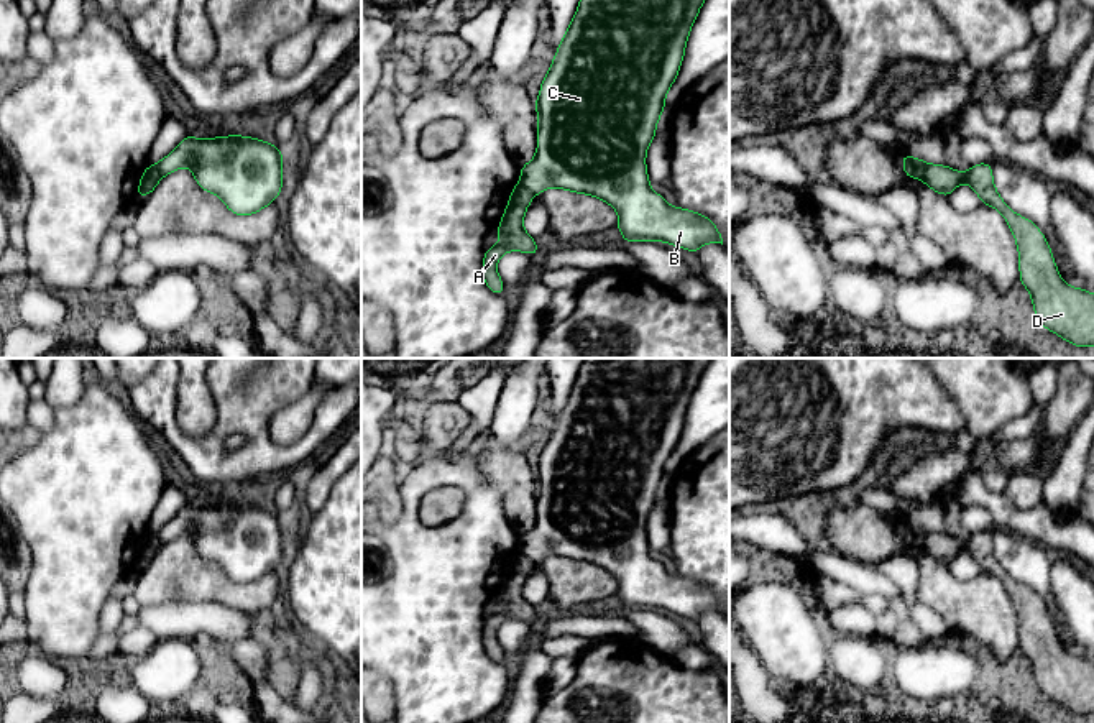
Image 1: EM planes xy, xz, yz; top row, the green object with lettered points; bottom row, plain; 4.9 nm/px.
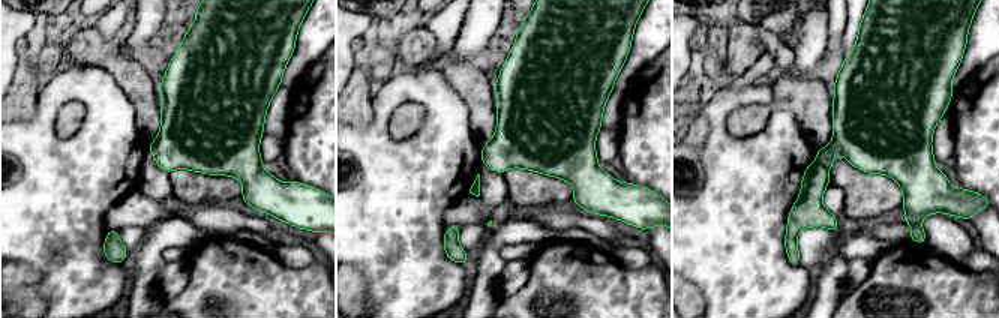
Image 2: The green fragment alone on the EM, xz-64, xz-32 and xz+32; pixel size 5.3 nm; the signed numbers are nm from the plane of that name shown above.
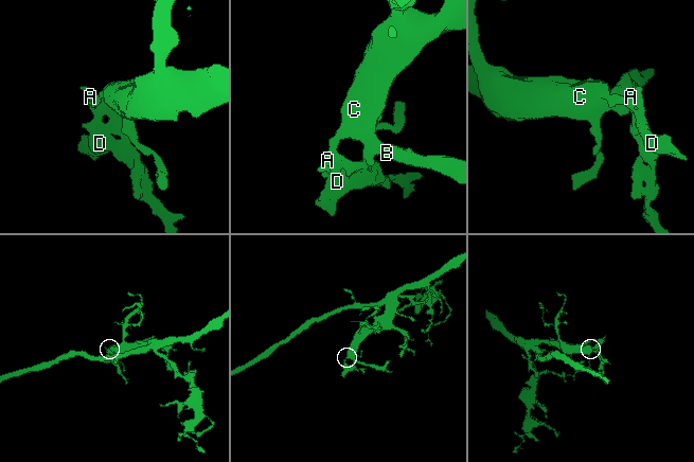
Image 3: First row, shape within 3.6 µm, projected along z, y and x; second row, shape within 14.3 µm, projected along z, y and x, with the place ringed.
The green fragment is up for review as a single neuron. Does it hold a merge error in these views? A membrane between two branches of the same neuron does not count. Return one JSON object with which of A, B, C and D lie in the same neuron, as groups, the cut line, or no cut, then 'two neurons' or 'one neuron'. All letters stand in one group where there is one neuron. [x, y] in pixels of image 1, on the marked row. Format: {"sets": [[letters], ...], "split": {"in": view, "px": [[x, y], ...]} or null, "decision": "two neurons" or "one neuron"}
{"sets": [["A", "D"], ["B", "C"]], "split": {"in": "xz", "px": [[519, 183], [534, 194]]}, "decision": "two neurons"}

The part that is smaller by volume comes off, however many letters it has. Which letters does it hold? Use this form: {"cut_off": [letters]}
{"cut_off": ["A", "D"]}

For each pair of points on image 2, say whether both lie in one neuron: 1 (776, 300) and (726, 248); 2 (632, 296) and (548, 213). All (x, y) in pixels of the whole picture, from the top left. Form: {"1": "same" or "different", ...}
{"1": "same", "2": "different"}

